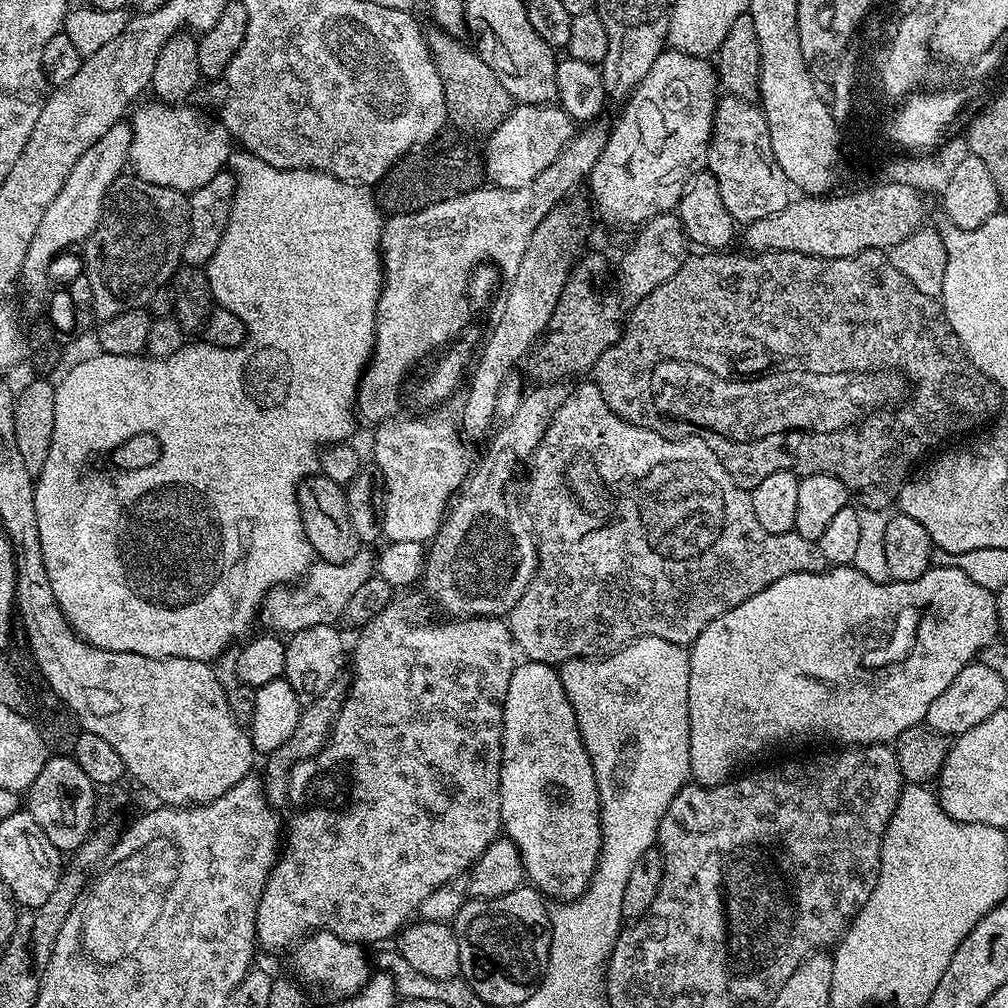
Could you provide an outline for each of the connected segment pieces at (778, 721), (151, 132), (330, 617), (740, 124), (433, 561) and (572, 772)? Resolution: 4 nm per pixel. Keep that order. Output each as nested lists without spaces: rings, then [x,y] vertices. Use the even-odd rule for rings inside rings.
[[[832,566],[822,572],[786,574],[786,578],[778,578],[778,582],[754,594],[754,598],[746,598],[742,606],[734,606],[734,610],[714,618],[714,622],[710,622],[690,646],[688,717],[691,779],[697,784],[722,784],[737,771],[735,768],[739,764],[754,759],[759,752],[775,744],[788,744],[791,740],[808,740],[812,735],[821,736],[824,740],[837,740],[840,746],[895,742],[902,730],[910,730],[927,721],[930,702],[934,702],[934,698],[938,698],[938,694],[950,686],[950,682],[954,682],[956,675],[967,664],[973,663],[980,649],[997,639],[999,626],[993,589],[989,585],[974,582],[961,568],[932,566],[918,578],[891,579],[887,584],[870,582],[866,574],[851,566]]]
[[[155,98],[149,100],[149,104],[140,104],[130,112],[132,141],[128,143],[128,164],[131,171],[140,180],[154,182],[154,186],[166,186],[185,194],[206,186],[229,163],[230,137],[226,126],[215,115],[207,116],[196,108],[173,106]]]
[[[358,550],[354,558],[341,564],[325,560],[313,562],[303,578],[287,586],[272,588],[260,604],[259,623],[264,623],[268,627],[265,629],[276,634],[301,632],[310,626],[323,624],[335,625],[344,615],[350,594],[354,594],[354,590],[358,590],[362,582],[374,575],[374,556],[368,552],[371,551]]]
[[[721,95],[716,101],[716,113],[712,115],[712,136],[708,140],[707,171],[716,177],[718,194],[726,202],[733,220],[747,226],[766,214],[778,214],[778,210],[787,208],[790,203],[790,185],[778,158],[774,158],[774,146],[770,146],[770,130],[763,111],[753,101],[743,100],[737,96]]]
[[[536,386],[533,392],[524,396],[524,401],[508,416],[508,421],[496,432],[496,437],[488,444],[480,465],[471,469],[467,480],[460,486],[451,501],[450,507],[441,523],[440,529],[432,537],[426,548],[422,585],[430,599],[436,600],[438,607],[448,618],[467,618],[470,616],[507,617],[508,612],[522,598],[526,586],[536,572],[536,541],[533,533],[524,528],[512,517],[508,509],[508,500],[504,491],[508,488],[508,479],[516,468],[520,456],[531,457],[540,441],[548,421],[556,413],[558,405],[564,401],[565,389],[560,386]]]
[[[521,659],[513,667],[510,674],[510,686],[506,686],[504,695],[504,709],[502,710],[502,740],[500,742],[500,823],[502,832],[507,839],[518,846],[522,866],[527,883],[545,897],[553,896],[556,902],[571,902],[581,896],[588,887],[592,878],[592,871],[596,869],[596,859],[600,857],[600,800],[598,790],[594,782],[593,770],[590,766],[590,758],[586,754],[586,746],[580,737],[580,731],[576,726],[574,712],[570,702],[566,698],[566,690],[560,681],[560,673],[551,664],[543,664],[537,660]]]

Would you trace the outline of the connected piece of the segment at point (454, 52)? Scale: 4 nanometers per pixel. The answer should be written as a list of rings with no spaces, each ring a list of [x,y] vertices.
[[[433,27],[431,31],[427,33],[426,41],[428,49],[432,53],[436,70],[441,78],[444,90],[444,105],[448,115],[447,123],[449,125],[453,124],[457,128],[453,129],[460,134],[468,134],[464,133],[468,131],[481,132],[481,134],[492,132],[512,111],[514,107],[512,95],[508,93],[506,86],[502,86],[502,82],[498,82],[494,70],[490,70],[490,66],[486,66],[486,62],[482,62],[482,58],[476,53],[475,47],[468,45],[467,48],[462,42],[463,39],[451,36],[450,33],[444,32],[438,27]]]

